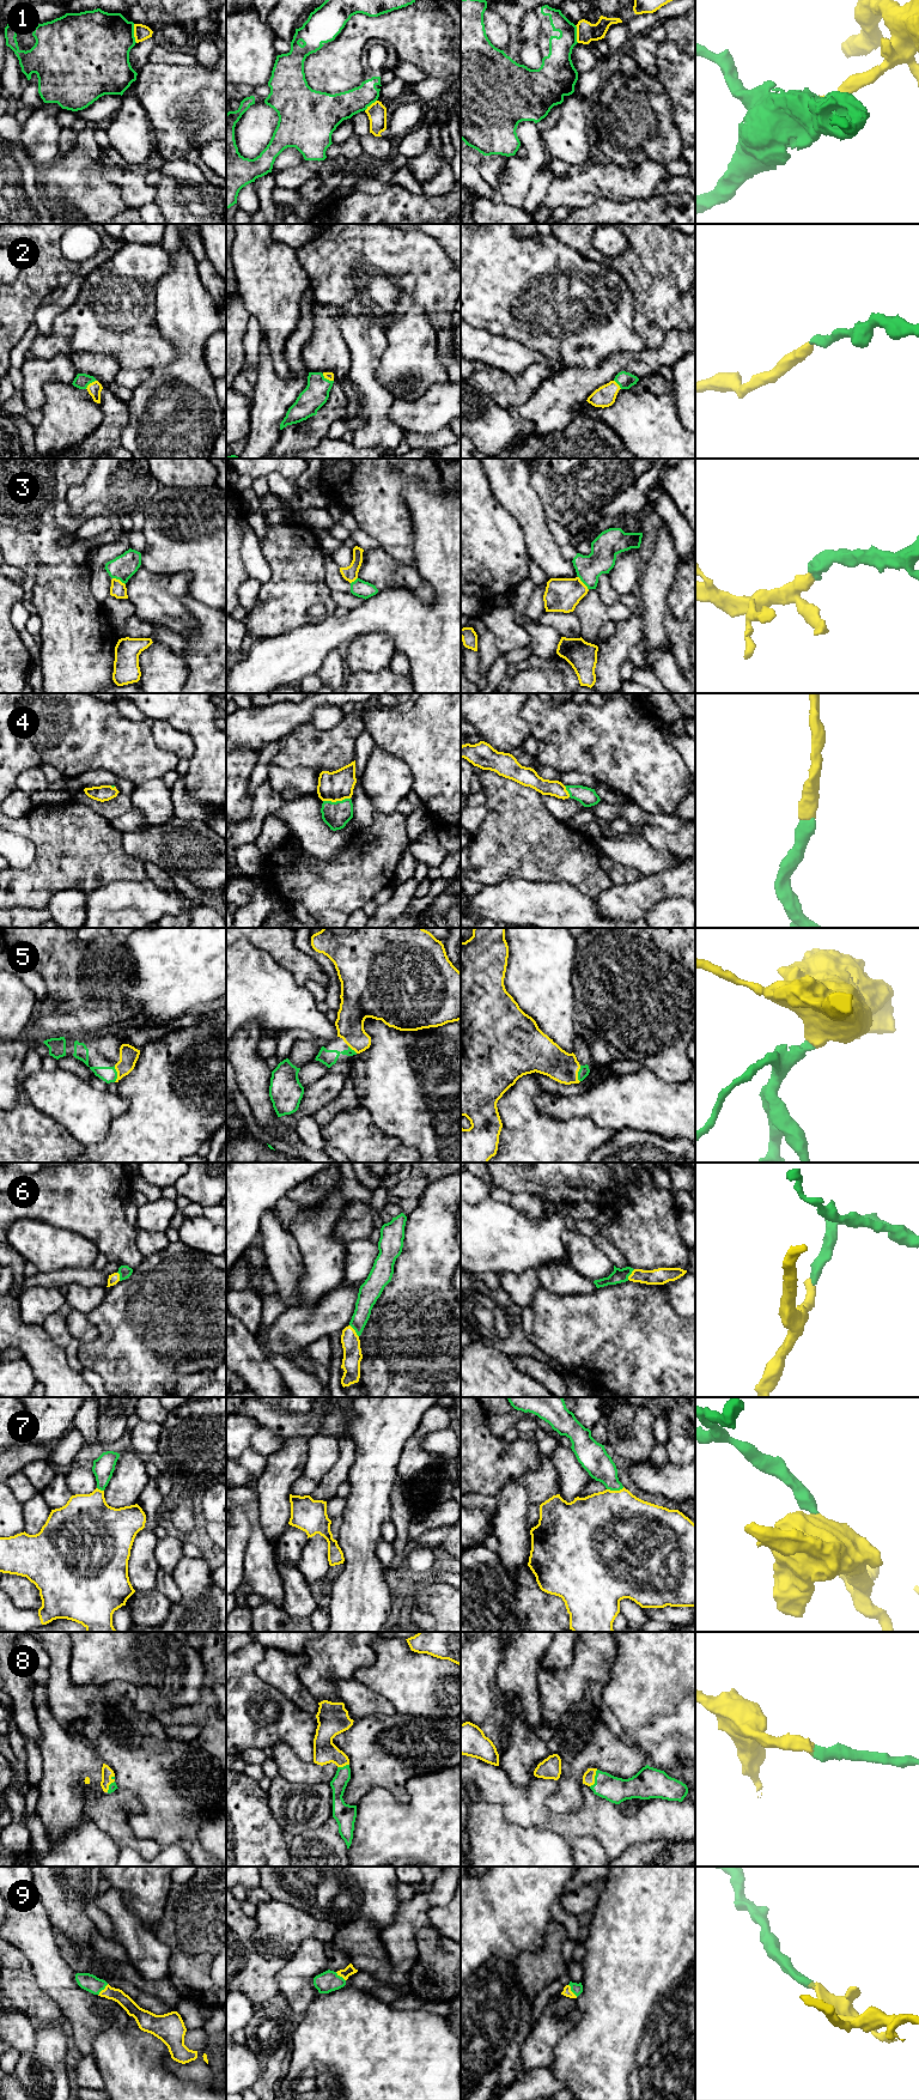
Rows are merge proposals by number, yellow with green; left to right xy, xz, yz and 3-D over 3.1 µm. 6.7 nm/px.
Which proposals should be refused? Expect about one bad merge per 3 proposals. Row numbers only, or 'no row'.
1

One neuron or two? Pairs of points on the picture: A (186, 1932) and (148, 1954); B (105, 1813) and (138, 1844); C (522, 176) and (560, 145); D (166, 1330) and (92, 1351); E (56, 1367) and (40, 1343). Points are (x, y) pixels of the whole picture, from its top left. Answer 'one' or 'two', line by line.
A: two
B: one
C: two
D: one
E: one

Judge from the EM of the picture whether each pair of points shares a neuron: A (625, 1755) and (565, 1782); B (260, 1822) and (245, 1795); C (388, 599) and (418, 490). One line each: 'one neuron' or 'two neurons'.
A: one neuron
B: one neuron
C: one neuron

